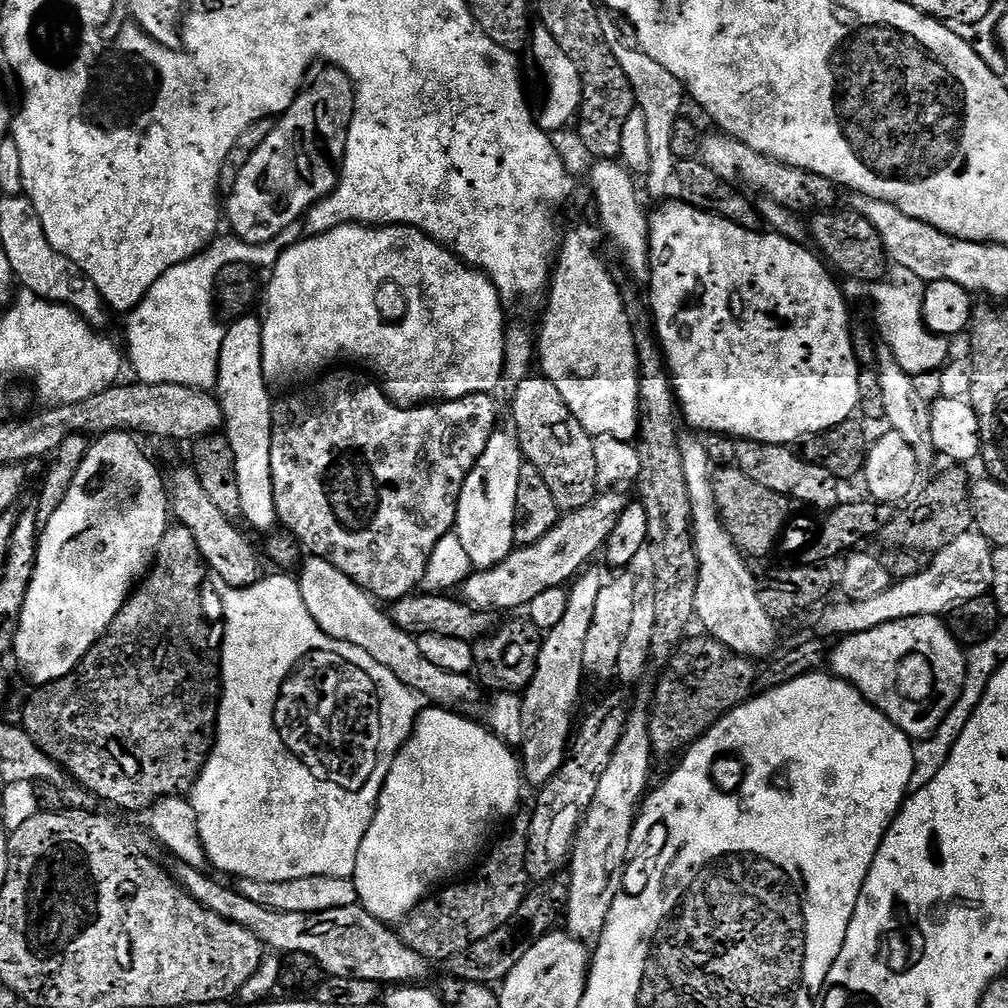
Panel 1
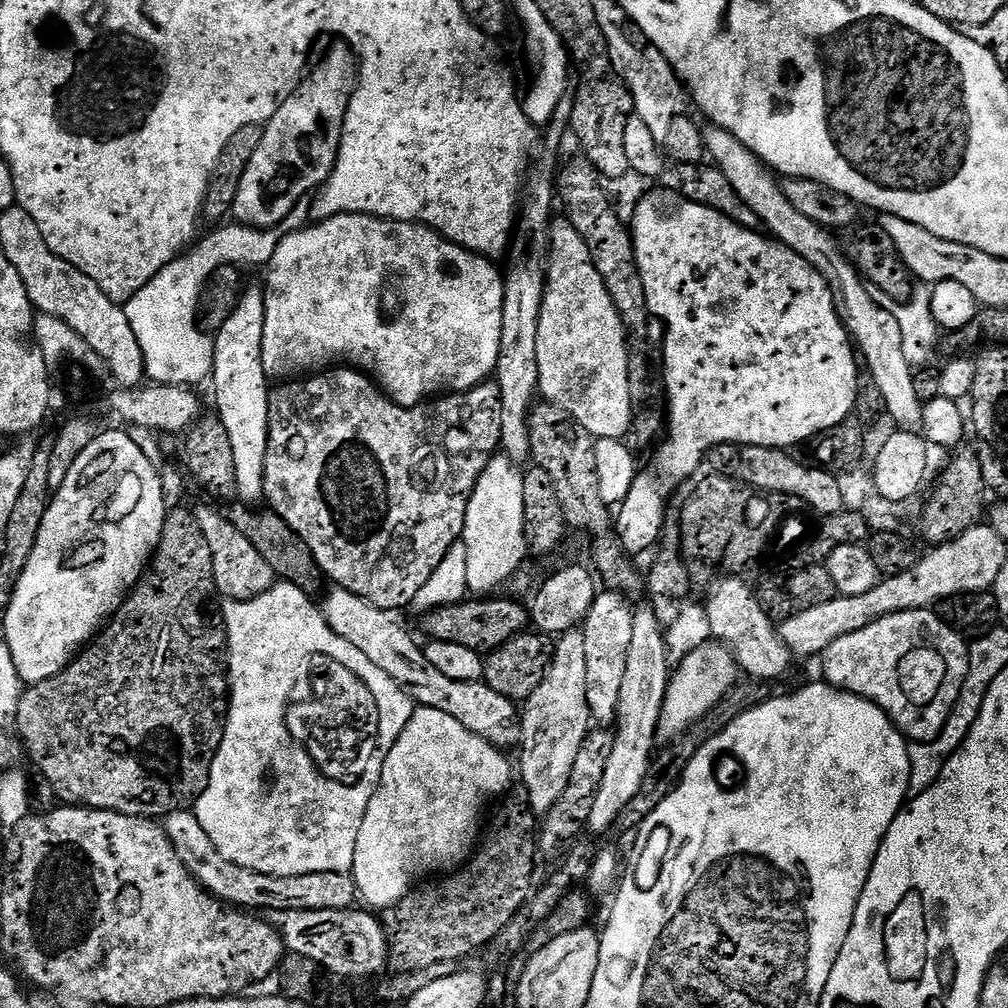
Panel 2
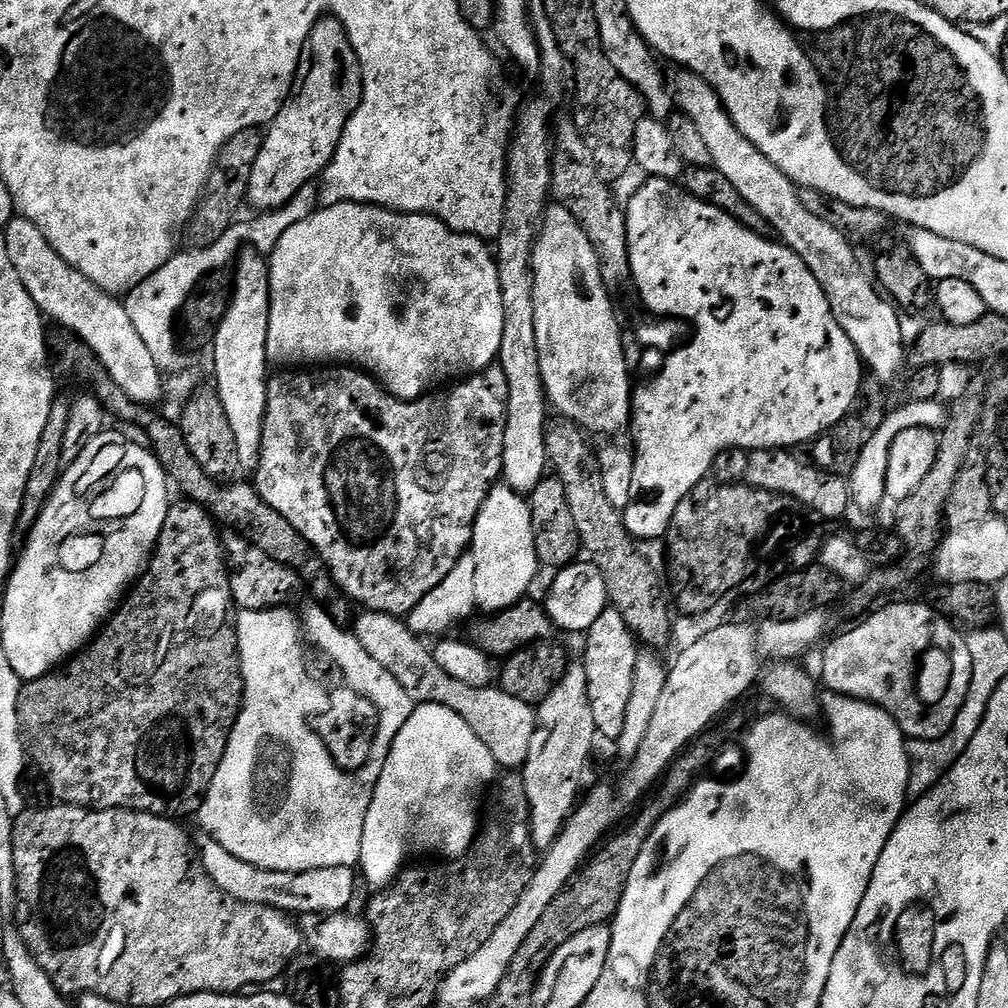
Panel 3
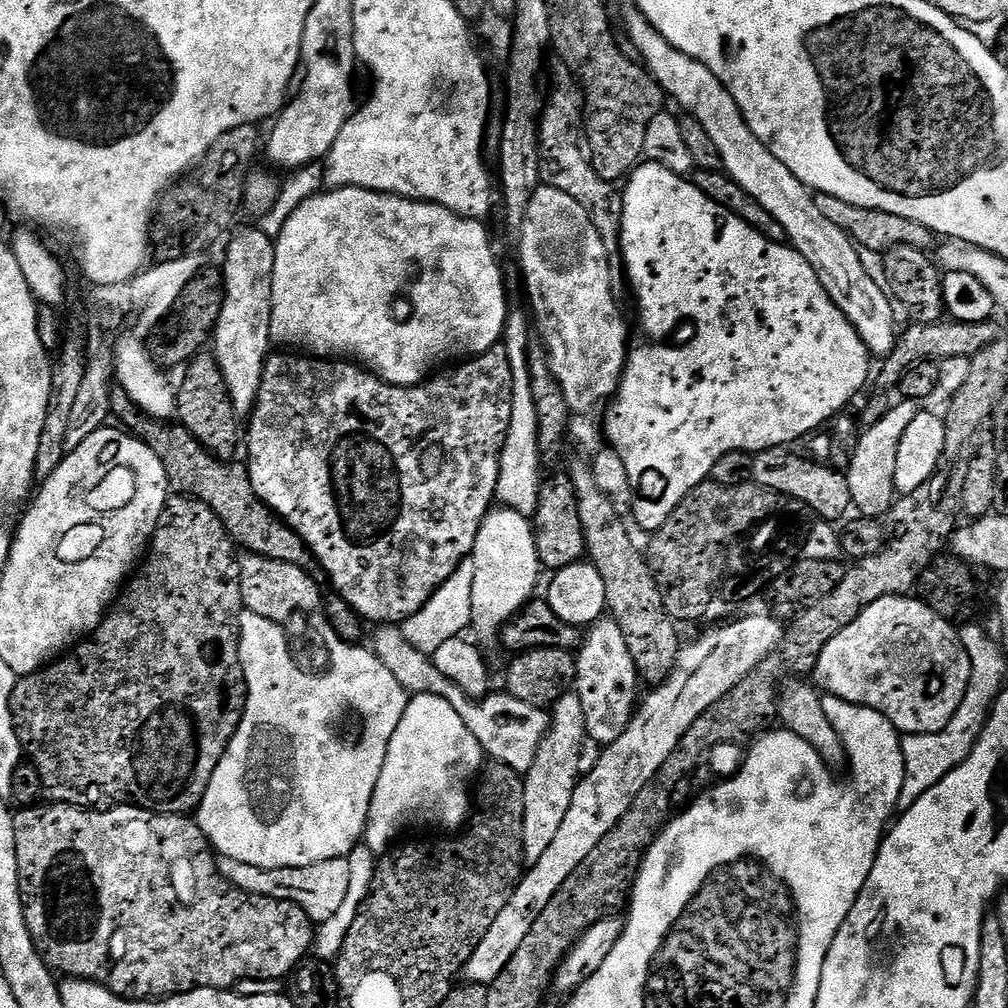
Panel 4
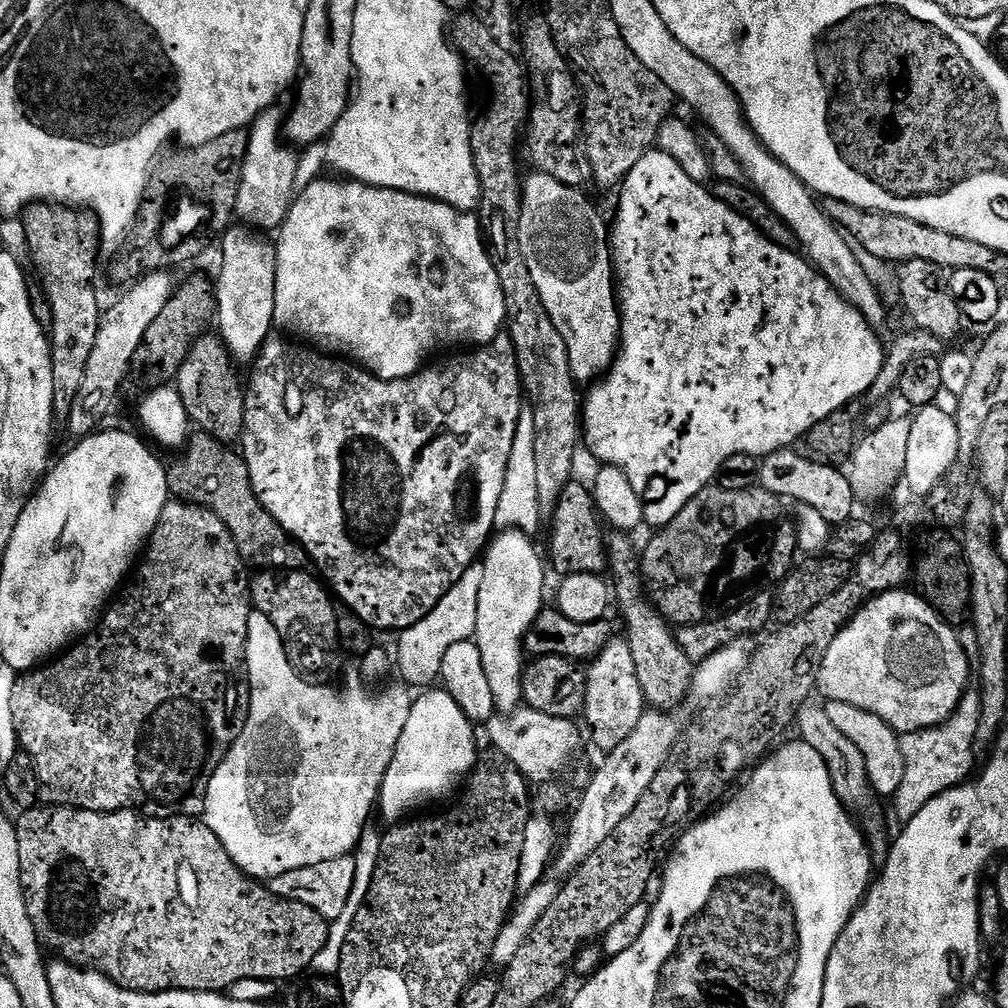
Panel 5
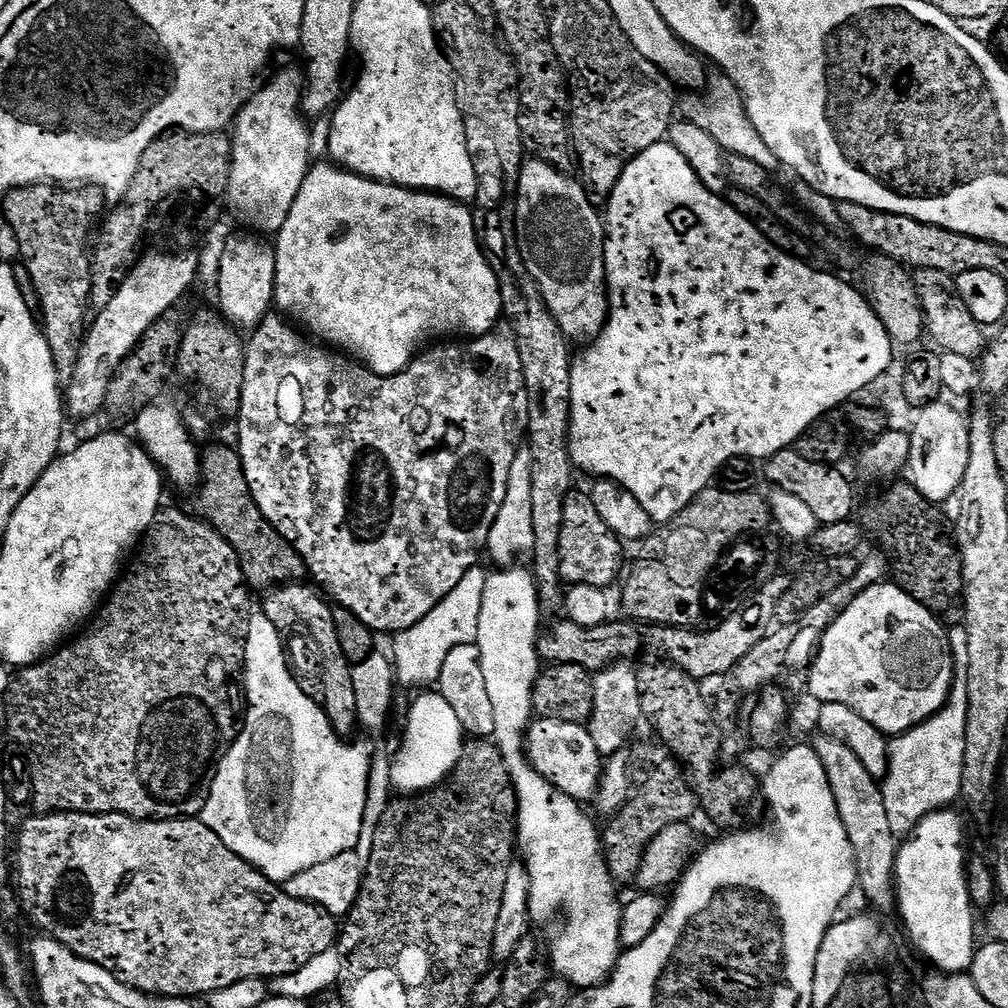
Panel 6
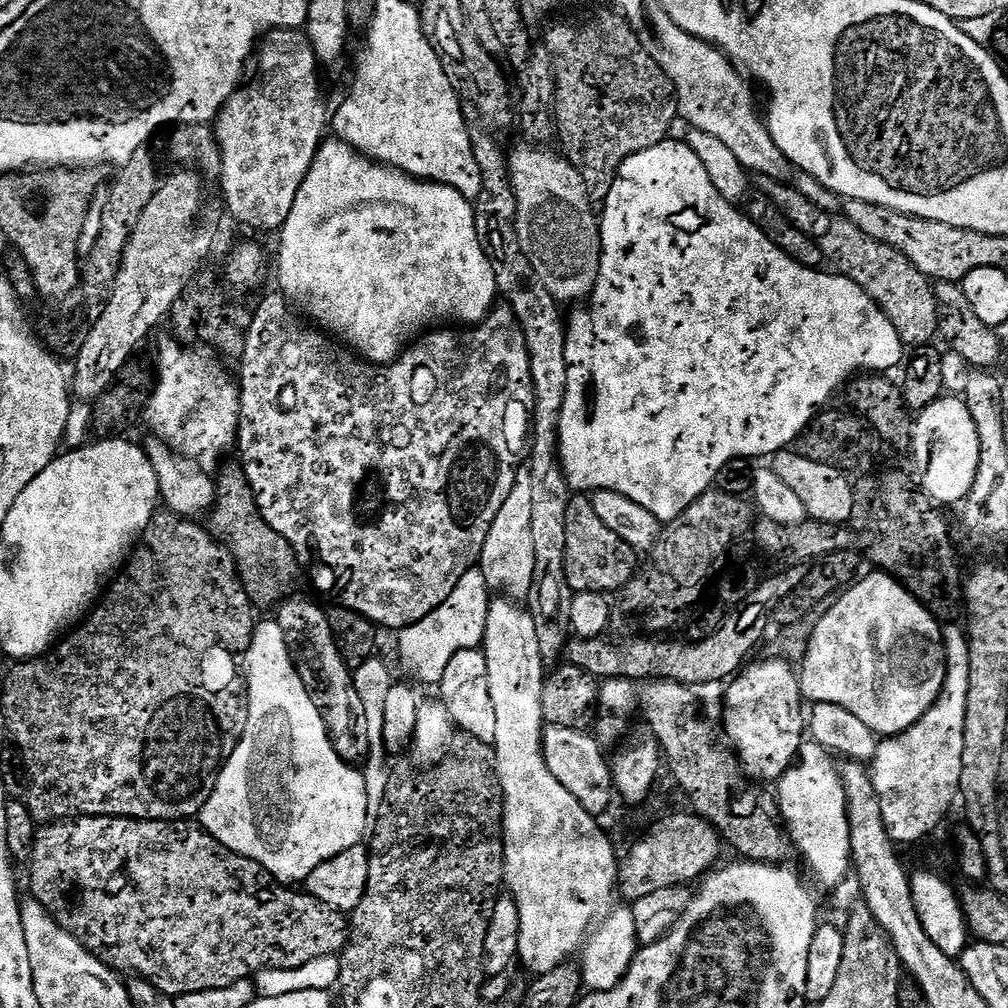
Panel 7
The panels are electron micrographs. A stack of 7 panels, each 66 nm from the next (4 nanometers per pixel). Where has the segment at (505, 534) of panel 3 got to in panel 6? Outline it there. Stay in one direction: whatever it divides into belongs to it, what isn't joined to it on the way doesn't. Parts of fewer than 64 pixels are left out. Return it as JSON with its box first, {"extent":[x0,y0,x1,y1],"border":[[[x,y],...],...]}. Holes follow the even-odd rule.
{"extent":[476,566,622,990],"border":[[[504,566],[496,573],[491,573],[488,576],[486,586],[482,590],[482,614],[478,614],[478,634],[476,635],[476,645],[480,651],[480,665],[482,666],[482,679],[486,681],[486,690],[490,697],[490,703],[494,705],[494,743],[499,748],[502,758],[508,767],[508,773],[512,775],[512,785],[516,791],[516,835],[518,837],[519,847],[522,852],[525,852],[526,863],[528,865],[528,873],[530,874],[530,902],[528,903],[530,909],[530,916],[533,921],[548,920],[551,916],[556,916],[559,912],[564,912],[564,916],[568,921],[564,924],[564,929],[556,936],[556,941],[552,944],[552,964],[550,960],[550,968],[557,977],[567,980],[571,987],[576,990],[587,990],[595,988],[596,985],[604,983],[605,980],[611,976],[613,970],[616,968],[616,962],[622,955],[622,945],[620,942],[620,922],[622,913],[622,904],[616,901],[616,888],[618,889],[617,881],[613,880],[612,873],[608,870],[608,862],[602,851],[602,836],[598,831],[596,832],[596,824],[583,812],[581,801],[570,798],[560,788],[555,788],[554,785],[548,781],[543,772],[532,767],[532,763],[528,761],[526,755],[526,733],[529,724],[534,719],[532,710],[532,688],[536,684],[537,678],[540,677],[542,671],[542,661],[540,655],[536,653],[536,637],[542,631],[542,613],[540,610],[540,599],[536,593],[536,580],[532,577],[531,571],[527,567],[520,568],[521,566]]]}

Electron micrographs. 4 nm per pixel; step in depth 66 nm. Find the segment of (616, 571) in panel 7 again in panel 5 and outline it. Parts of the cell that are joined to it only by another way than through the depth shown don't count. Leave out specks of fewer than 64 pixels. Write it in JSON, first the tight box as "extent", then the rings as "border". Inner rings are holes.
{"extent":[548,482,608,577],"border":[[[573,482],[562,490],[558,506],[550,517],[552,533],[548,536],[548,556],[550,568],[560,572],[561,577],[574,574],[600,574],[608,568],[605,533],[600,533],[602,520],[596,511],[593,493],[584,484]]]}

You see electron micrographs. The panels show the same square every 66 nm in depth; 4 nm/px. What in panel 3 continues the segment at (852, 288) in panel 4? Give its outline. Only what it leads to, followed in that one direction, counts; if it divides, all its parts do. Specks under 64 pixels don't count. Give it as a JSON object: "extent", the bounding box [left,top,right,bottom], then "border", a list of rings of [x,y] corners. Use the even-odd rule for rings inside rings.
{"extent":[674,71,906,385],"border":[[[690,71],[677,72],[680,73],[676,76],[676,84],[674,80],[675,107],[694,122],[698,135],[710,150],[711,167],[717,168],[738,189],[738,194],[742,194],[742,198],[746,198],[746,202],[750,202],[750,206],[754,206],[754,210],[774,226],[783,244],[806,262],[810,274],[818,278],[838,326],[842,326],[855,346],[863,367],[867,371],[869,368],[872,371],[869,373],[881,384],[891,385],[891,380],[906,368],[906,341],[897,305],[882,295],[869,273],[869,277],[864,273],[852,249],[855,248],[853,241],[838,234],[838,230],[822,222],[822,218],[814,218],[814,214],[802,206],[797,185],[781,168],[774,166],[774,162],[770,162],[770,158],[766,158],[766,154],[762,154],[762,150],[758,150],[758,146],[754,146],[738,126],[734,126],[719,96],[708,83]]]}

